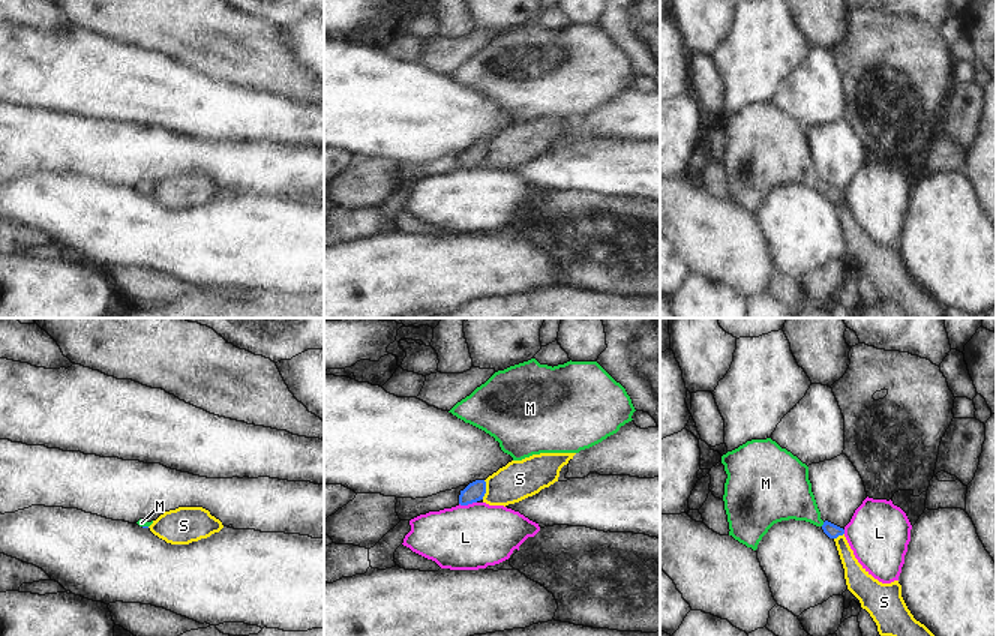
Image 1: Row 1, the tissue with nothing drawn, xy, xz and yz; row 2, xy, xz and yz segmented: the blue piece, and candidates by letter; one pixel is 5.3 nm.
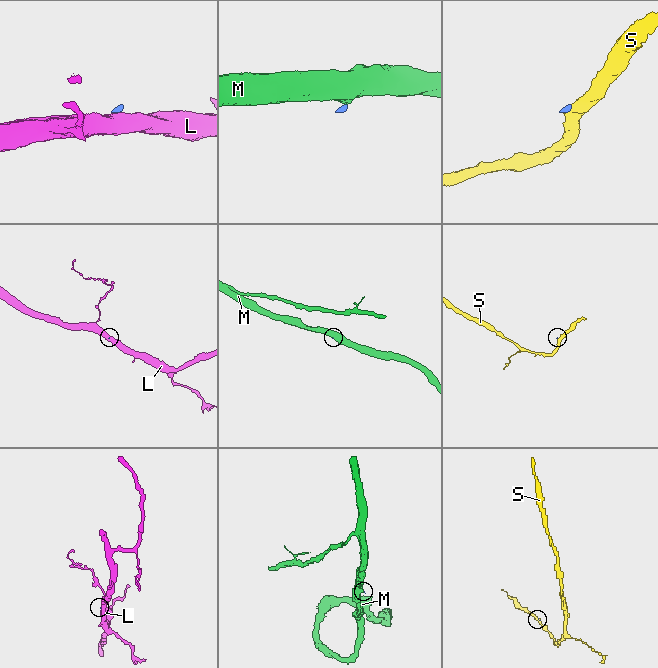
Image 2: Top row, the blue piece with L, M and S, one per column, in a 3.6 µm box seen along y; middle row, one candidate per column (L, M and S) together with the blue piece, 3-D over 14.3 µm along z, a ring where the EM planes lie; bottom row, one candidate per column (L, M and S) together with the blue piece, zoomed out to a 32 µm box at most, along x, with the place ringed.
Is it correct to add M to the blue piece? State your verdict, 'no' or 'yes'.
yes

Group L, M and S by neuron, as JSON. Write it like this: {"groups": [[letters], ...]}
{"groups": [["L"], ["M"], ["S"]]}

